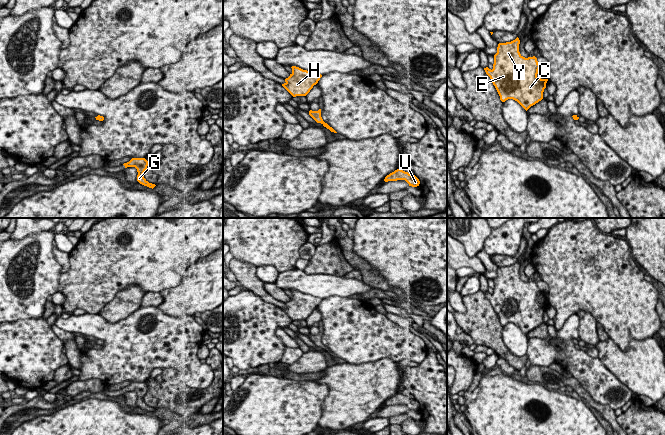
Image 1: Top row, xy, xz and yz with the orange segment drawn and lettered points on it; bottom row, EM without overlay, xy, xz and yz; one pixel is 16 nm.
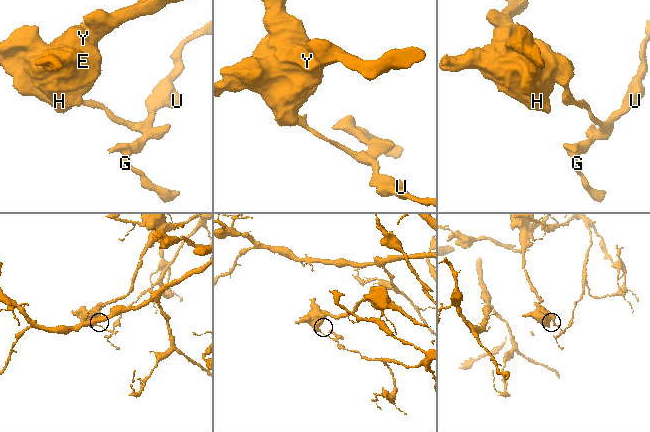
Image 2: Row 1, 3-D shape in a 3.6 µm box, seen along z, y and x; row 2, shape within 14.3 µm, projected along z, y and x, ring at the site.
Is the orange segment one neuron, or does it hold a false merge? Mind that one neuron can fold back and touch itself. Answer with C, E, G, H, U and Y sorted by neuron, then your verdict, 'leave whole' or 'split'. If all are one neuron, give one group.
groups C E H Y / G U; split

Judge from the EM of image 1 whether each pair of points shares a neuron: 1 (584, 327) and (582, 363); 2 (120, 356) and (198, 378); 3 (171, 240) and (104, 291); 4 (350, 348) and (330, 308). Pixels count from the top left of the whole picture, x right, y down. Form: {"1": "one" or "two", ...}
{"1": "two", "2": "one", "3": "one", "4": "one"}

